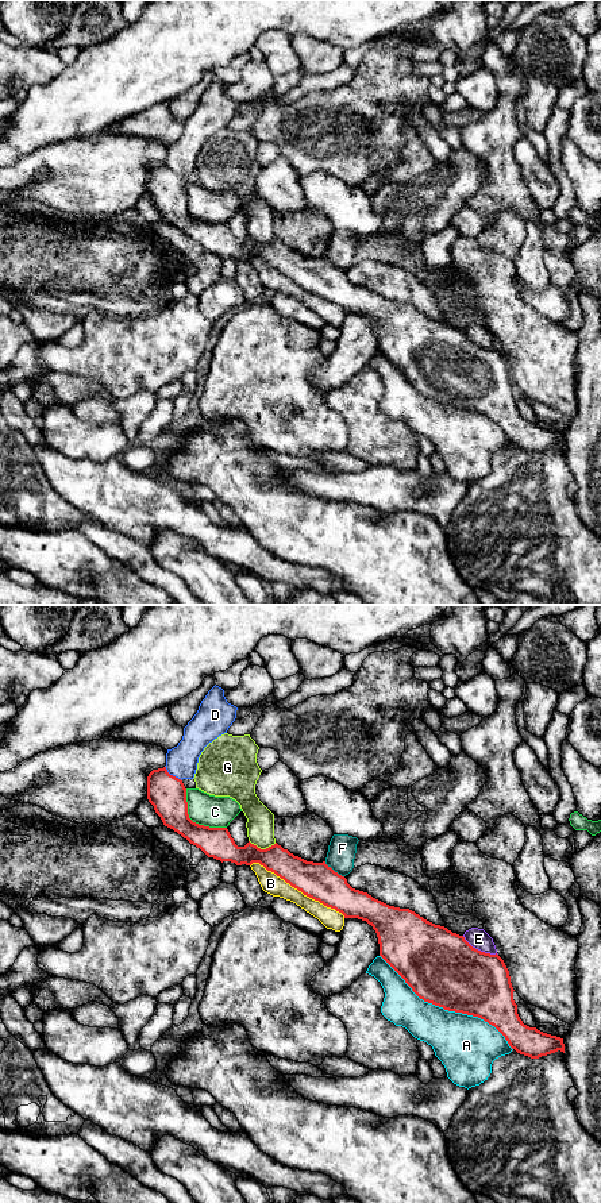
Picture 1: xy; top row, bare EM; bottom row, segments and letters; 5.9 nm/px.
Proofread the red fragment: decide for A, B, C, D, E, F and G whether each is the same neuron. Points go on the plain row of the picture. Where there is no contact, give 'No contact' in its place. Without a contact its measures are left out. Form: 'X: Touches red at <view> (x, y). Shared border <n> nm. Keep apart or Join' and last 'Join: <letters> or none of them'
A: Touches red at xy (447, 404). Shared border 950 nm. Keep apart
B: Touches red at xy (297, 284). Shared border 650 nm. Keep apart
C: Touches red at xy (192, 216). Shared border 340 nm. Keep apart
D: Touches red at xy (172, 170). Shared border 140 nm. Keep apart
E: Touches red at xy (480, 346). Shared border 240 nm. Keep apart
F: Touches red at xy (332, 265). Shared border 150 nm. Keep apart
G: Touches red at xy (262, 245). Shared border 170 nm. Keep apart
Join: none of them

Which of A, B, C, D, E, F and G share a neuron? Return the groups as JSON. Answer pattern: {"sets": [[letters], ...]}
{"sets": [["A"], ["B"], ["C"], ["D"], ["E"], ["F"], ["G"]]}

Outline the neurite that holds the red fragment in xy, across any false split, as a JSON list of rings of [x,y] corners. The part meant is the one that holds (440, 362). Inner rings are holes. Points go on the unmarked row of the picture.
[[[166,162],[149,169],[147,194],[165,221],[200,243],[208,252],[221,258],[231,257],[236,261],[259,258],[304,290],[342,308],[344,313],[366,316],[377,328],[380,351],[424,397],[484,415],[505,432],[512,444],[531,454],[558,446],[565,448],[563,433],[523,419],[513,396],[515,385],[509,366],[497,348],[481,347],[473,343],[463,331],[435,320],[409,304],[389,301],[367,288],[352,284],[347,274],[328,262],[325,257],[307,257],[277,238],[266,244],[261,244],[250,236],[244,242],[238,242],[227,223],[209,223],[193,217],[188,209],[186,184],[181,174],[167,167]]]

